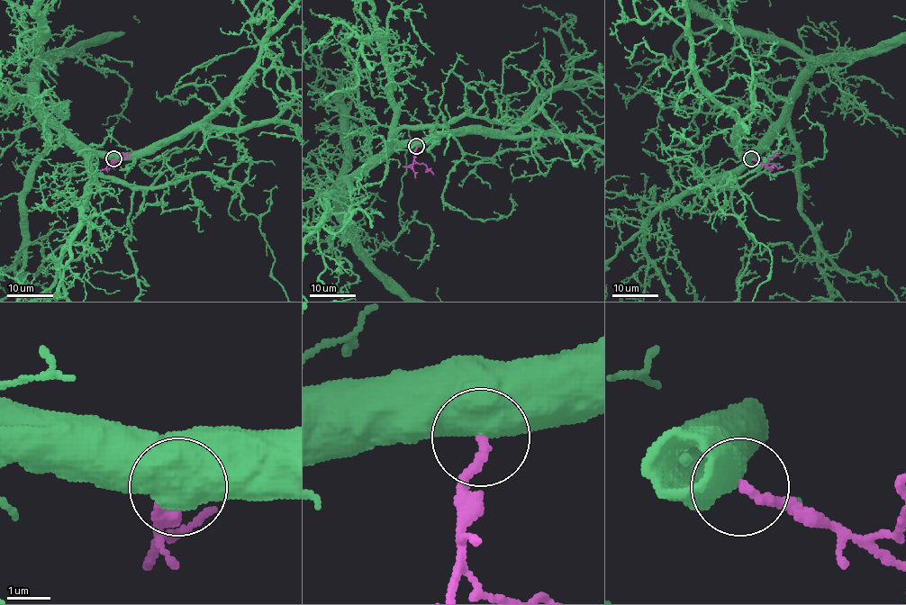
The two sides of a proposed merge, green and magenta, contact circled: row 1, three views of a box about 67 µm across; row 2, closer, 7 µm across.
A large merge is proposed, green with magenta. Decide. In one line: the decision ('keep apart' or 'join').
join

